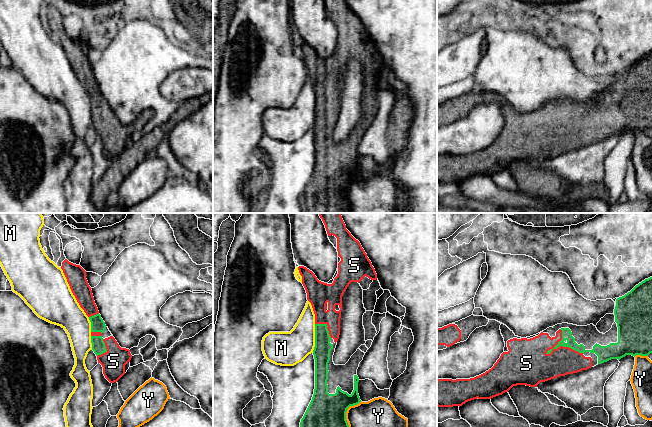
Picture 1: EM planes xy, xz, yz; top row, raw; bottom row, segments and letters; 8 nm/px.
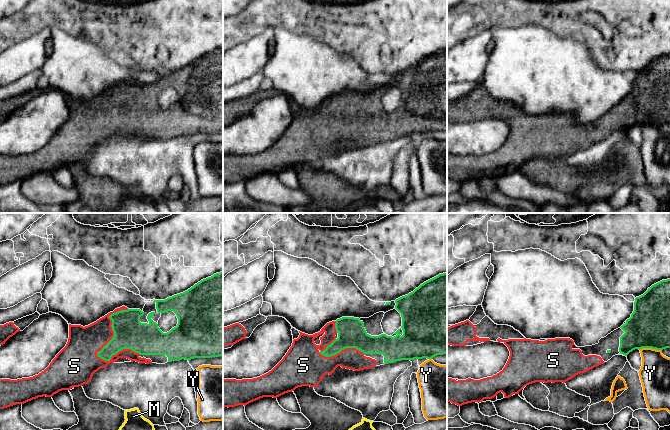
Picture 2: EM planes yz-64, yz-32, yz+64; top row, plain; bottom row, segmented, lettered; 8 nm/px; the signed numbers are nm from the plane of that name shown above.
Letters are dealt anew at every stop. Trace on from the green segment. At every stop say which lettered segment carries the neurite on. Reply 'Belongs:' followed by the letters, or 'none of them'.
Belongs: S

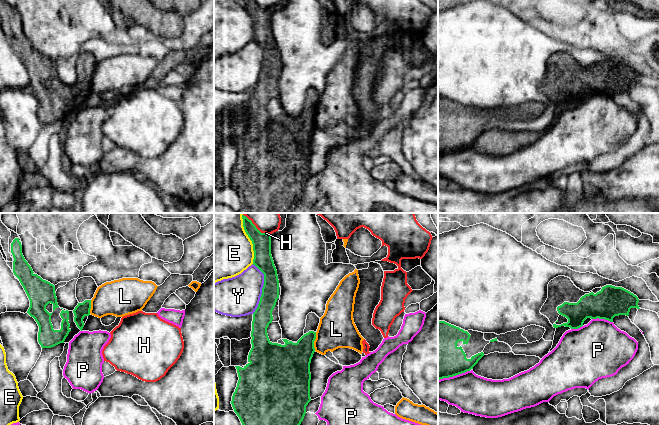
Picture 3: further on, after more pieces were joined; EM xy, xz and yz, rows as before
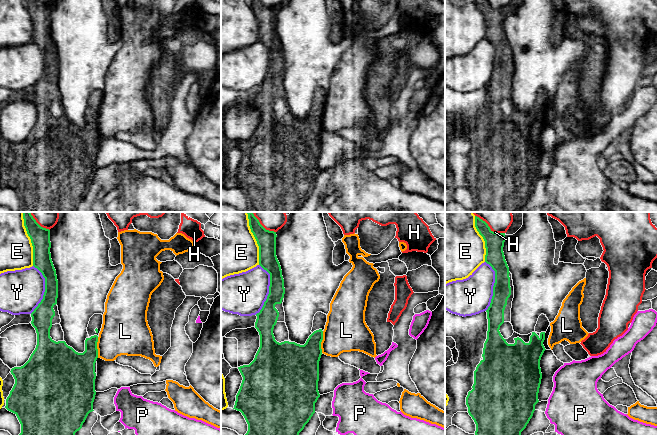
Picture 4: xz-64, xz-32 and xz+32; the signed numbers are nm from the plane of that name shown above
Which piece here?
Belongs: none of them

